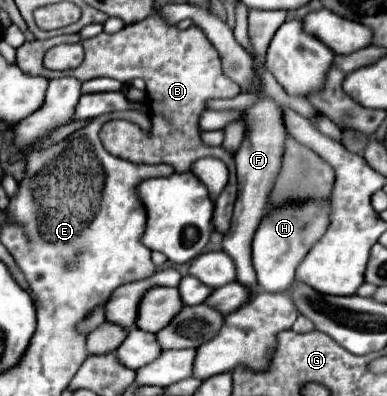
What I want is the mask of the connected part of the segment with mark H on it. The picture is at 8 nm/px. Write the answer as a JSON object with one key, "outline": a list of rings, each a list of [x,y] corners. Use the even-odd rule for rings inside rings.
{"outline":[[[330,200],[304,202],[302,206],[280,206],[264,214],[254,240],[252,240],[252,264],[258,276],[258,286],[264,292],[284,292],[294,282],[294,272],[304,260],[308,250],[324,236],[330,222]]]}

